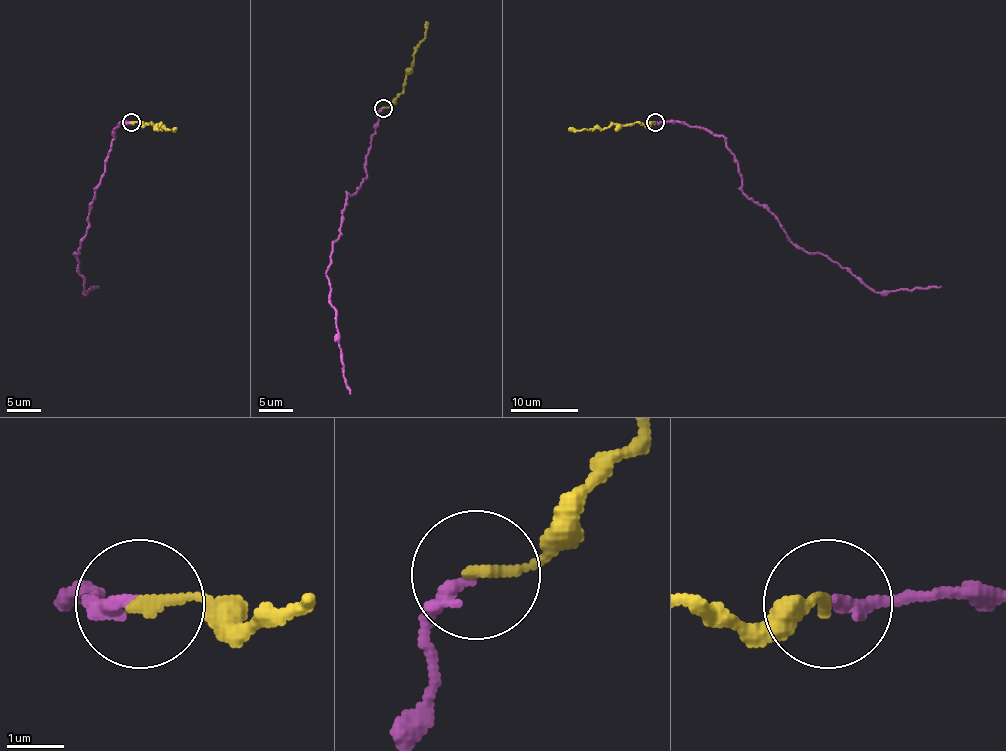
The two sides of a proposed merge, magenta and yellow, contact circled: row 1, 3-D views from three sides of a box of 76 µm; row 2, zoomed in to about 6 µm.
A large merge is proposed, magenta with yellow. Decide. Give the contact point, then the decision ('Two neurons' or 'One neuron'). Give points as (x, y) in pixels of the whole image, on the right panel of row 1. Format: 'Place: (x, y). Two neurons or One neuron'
Place: (655, 122). One neuron

